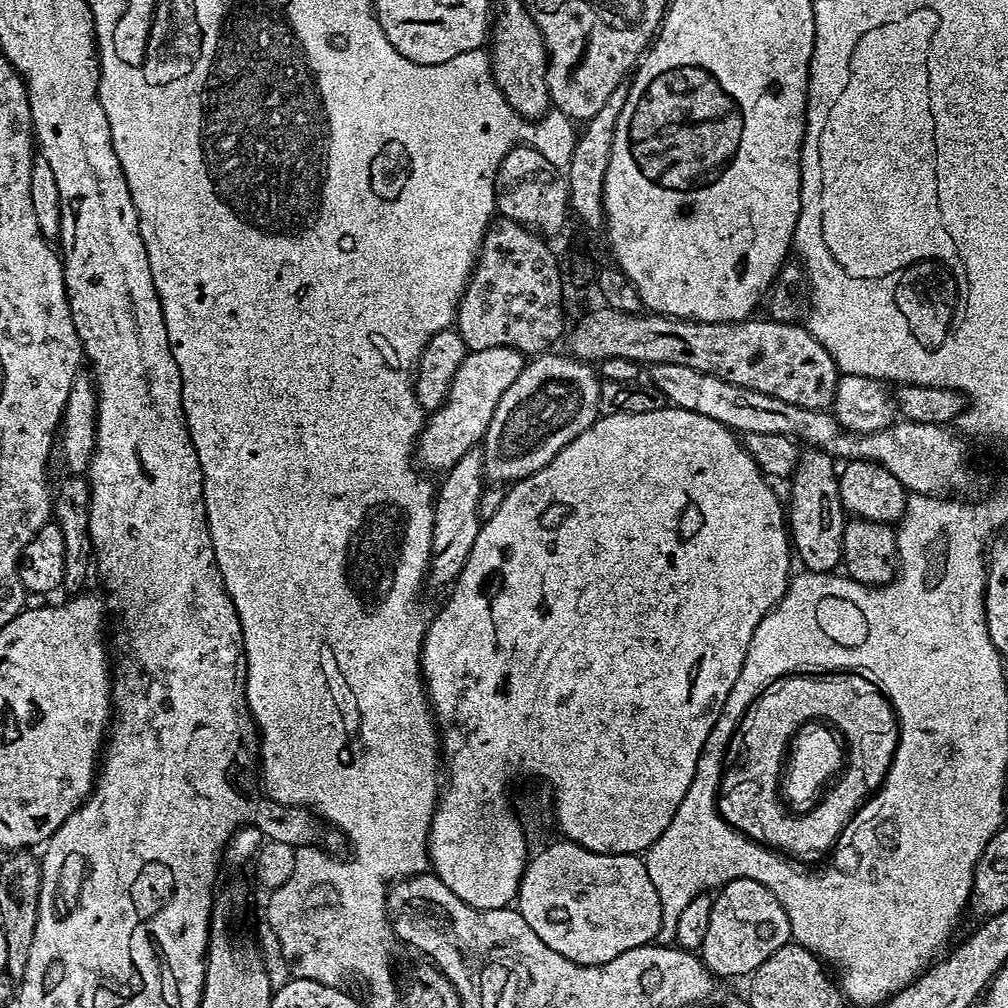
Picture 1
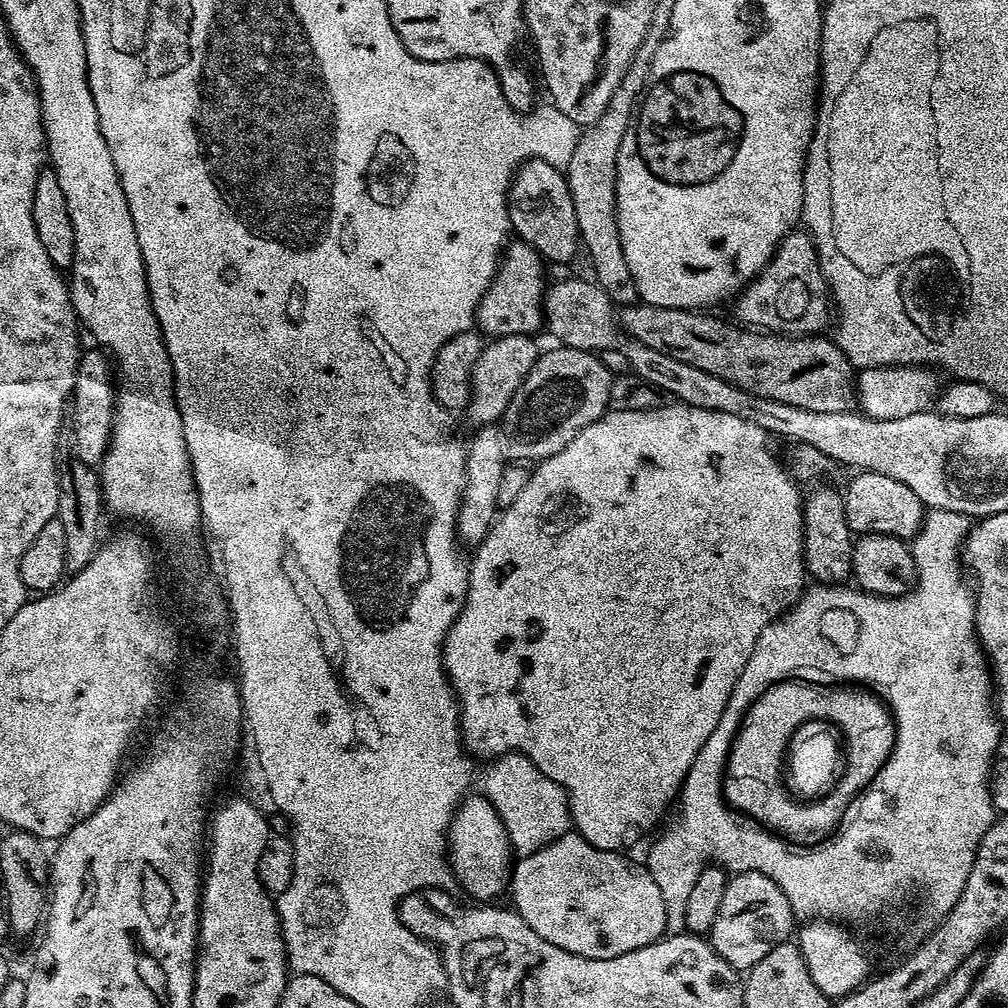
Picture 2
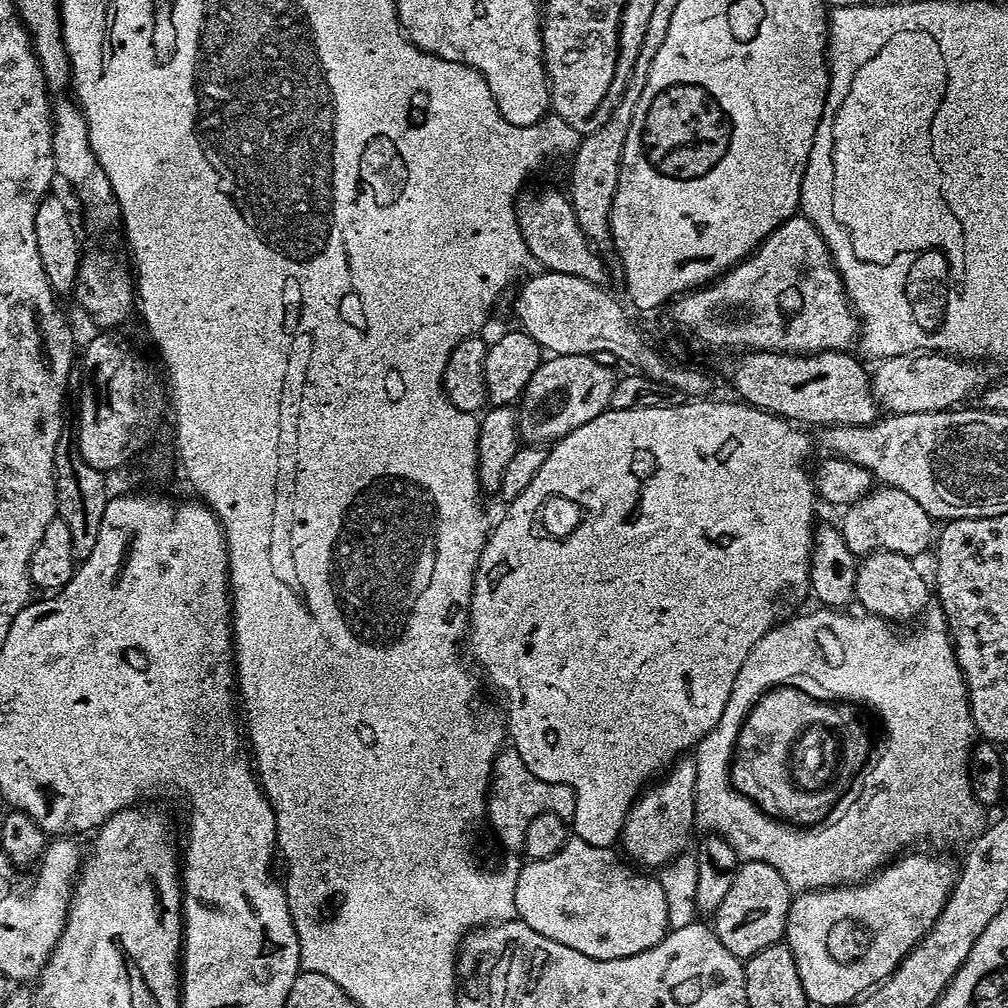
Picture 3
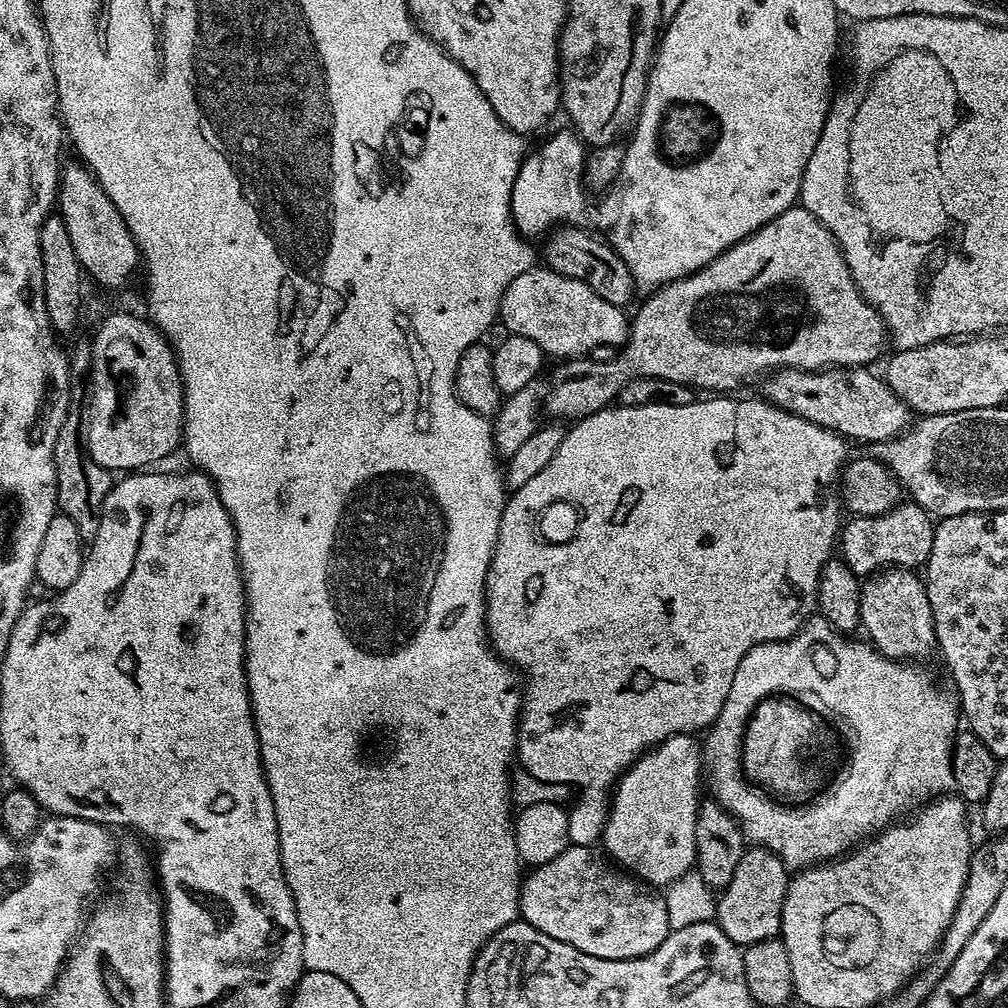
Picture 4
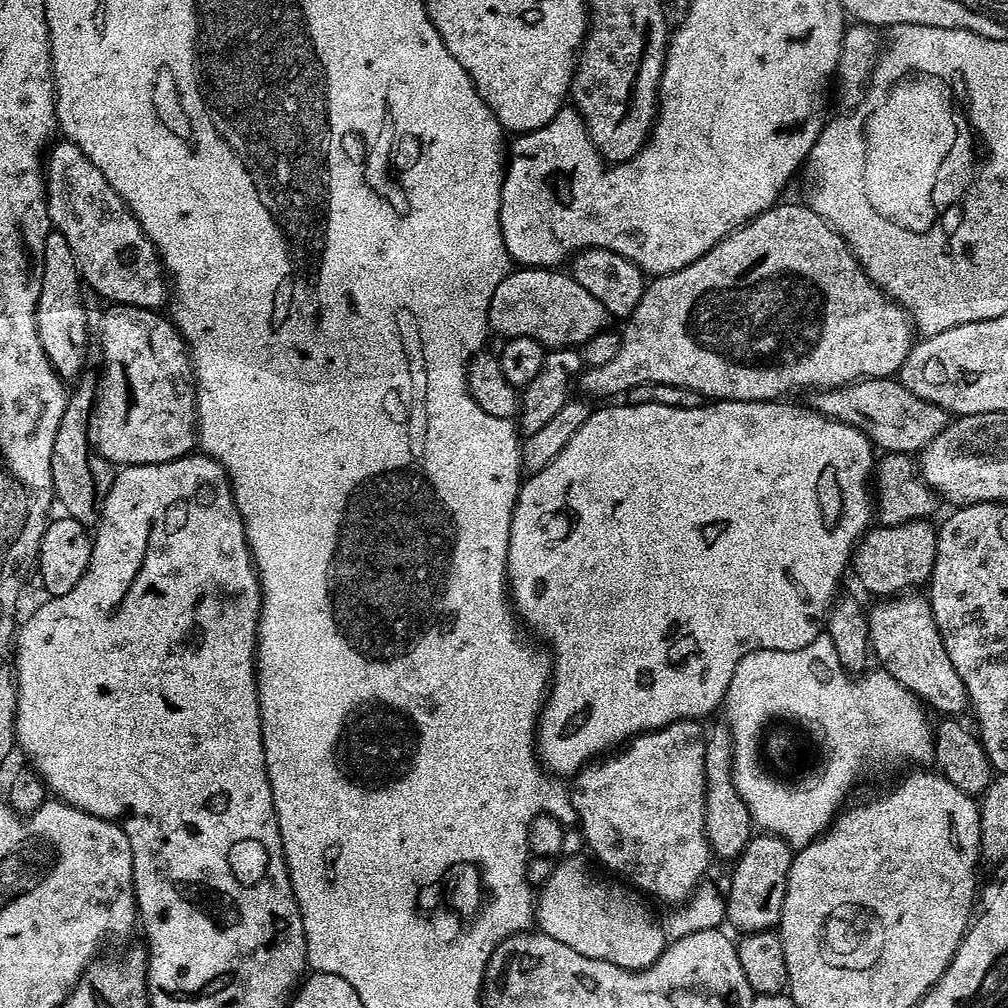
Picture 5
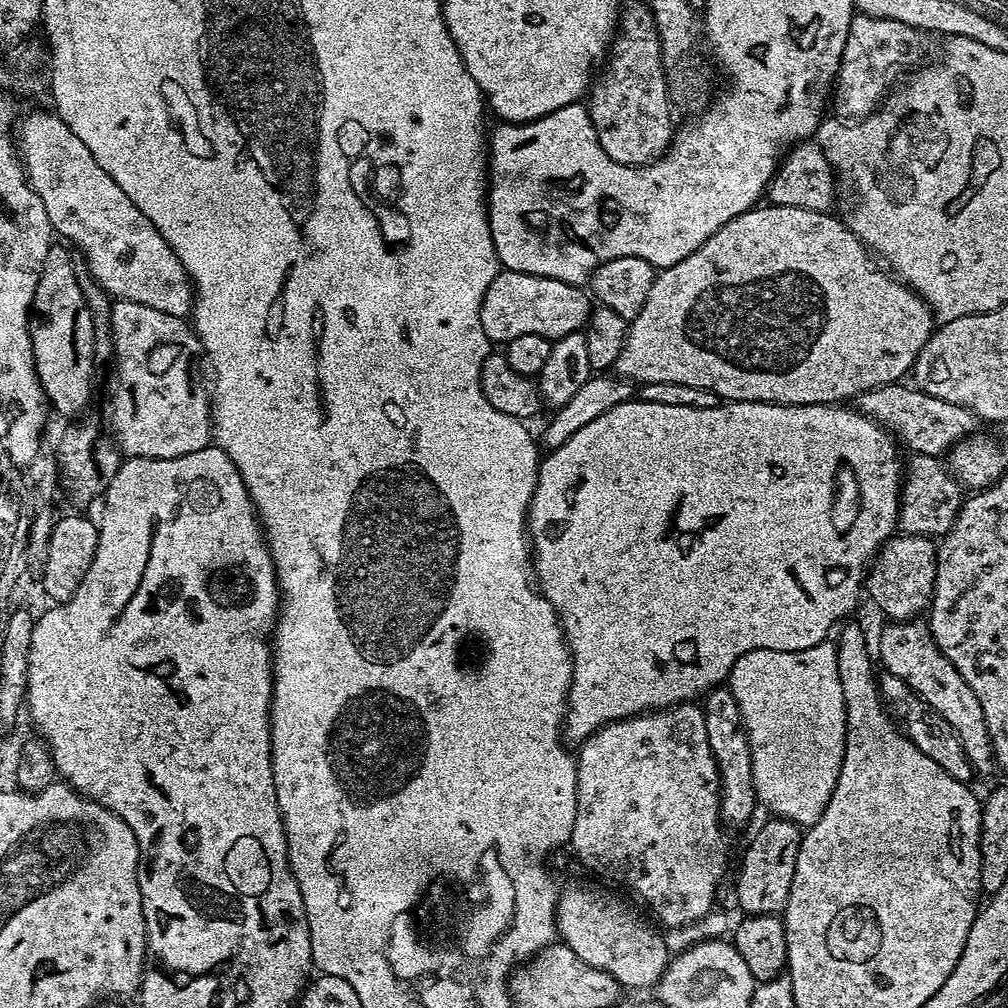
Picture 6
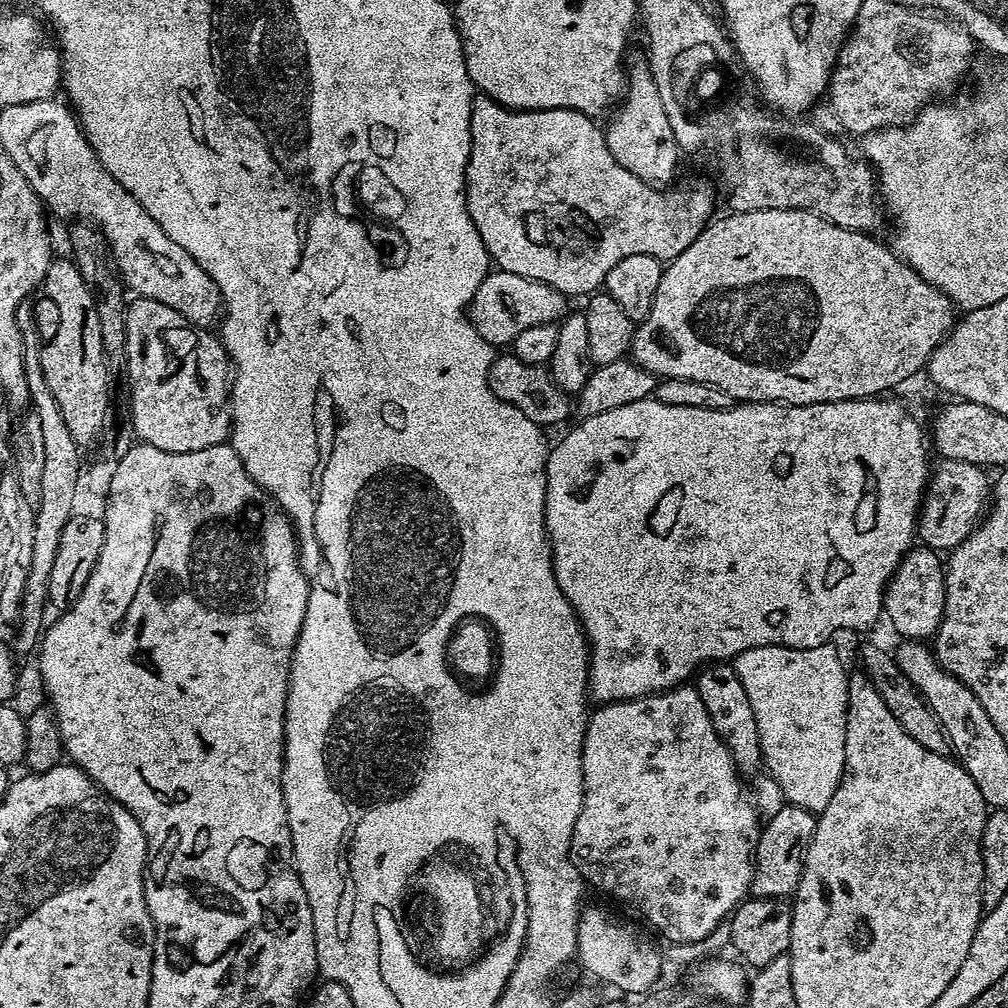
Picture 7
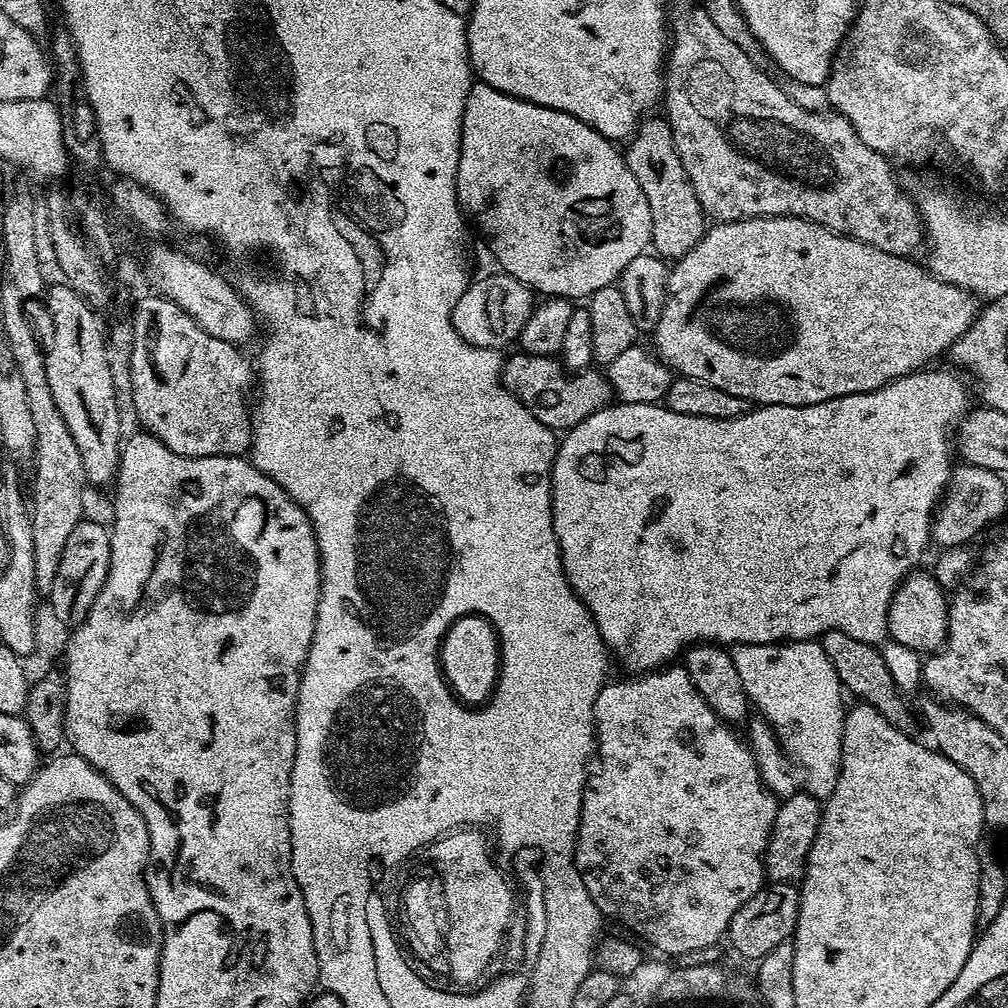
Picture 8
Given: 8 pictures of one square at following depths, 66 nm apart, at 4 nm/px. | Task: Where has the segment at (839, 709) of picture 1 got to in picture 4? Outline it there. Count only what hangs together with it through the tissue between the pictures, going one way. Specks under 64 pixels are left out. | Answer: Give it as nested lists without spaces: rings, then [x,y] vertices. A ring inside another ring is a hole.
[[[769,696],[762,701],[752,711],[752,717],[744,728],[744,741],[741,743],[740,755],[744,757],[744,764],[748,764],[748,772],[752,772],[756,780],[764,780],[768,788],[776,788],[776,792],[792,800],[815,795],[818,789],[812,781],[809,760],[798,758],[800,741],[808,738],[815,719],[804,705],[791,698]]]

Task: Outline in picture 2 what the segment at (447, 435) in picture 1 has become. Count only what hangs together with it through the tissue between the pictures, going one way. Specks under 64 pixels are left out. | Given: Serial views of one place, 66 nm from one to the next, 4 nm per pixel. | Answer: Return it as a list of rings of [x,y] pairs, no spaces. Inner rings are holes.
[[[498,336],[485,343],[480,349],[480,357],[472,371],[472,398],[468,402],[466,415],[476,426],[492,426],[503,417],[510,398],[522,386],[526,374],[540,356],[541,349],[536,348],[532,336]]]

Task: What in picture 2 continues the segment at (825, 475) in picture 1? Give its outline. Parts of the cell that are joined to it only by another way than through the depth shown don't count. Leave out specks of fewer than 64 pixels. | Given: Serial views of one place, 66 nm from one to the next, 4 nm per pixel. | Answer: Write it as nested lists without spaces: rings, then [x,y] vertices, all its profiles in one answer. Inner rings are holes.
[[[816,486],[803,497],[804,513],[804,566],[809,577],[817,585],[840,586],[852,575],[853,533],[848,531],[844,513],[844,497],[832,488]]]

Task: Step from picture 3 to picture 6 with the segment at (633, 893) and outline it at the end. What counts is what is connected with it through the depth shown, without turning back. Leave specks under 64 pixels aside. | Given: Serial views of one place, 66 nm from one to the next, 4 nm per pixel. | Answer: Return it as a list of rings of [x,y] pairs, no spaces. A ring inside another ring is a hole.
[[[564,888],[560,893],[560,898],[556,902],[556,931],[559,939],[586,966],[594,966],[606,974],[610,974],[620,983],[621,989],[628,988],[648,988],[651,989],[660,981],[664,974],[664,969],[670,963],[670,953],[668,951],[668,940],[660,937],[646,921],[640,920],[640,916],[624,900],[619,900],[612,892],[603,892],[600,888]]]

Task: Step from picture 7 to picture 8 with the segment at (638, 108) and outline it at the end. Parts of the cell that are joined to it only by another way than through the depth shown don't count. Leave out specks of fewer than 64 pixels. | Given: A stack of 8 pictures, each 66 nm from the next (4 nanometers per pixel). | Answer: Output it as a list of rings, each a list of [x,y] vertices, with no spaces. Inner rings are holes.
[[[645,119],[631,137],[627,145],[626,163],[638,186],[642,186],[642,194],[646,194],[646,202],[650,206],[651,247],[655,255],[665,261],[675,262],[703,238],[706,213],[698,202],[698,194],[694,194],[694,186],[690,186],[690,178],[686,178],[686,170],[682,170],[682,162],[678,158],[667,119],[651,119]]]

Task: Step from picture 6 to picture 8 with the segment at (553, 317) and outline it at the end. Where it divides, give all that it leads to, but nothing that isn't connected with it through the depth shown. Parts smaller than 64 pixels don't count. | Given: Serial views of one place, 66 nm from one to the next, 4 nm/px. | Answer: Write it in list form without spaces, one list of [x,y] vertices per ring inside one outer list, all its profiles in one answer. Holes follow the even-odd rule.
[[[495,275],[488,276],[485,280],[473,279],[469,283],[468,289],[454,306],[452,325],[467,344],[504,350],[511,340],[513,343],[519,337],[522,326],[530,318],[534,307],[534,293],[513,276]]]

